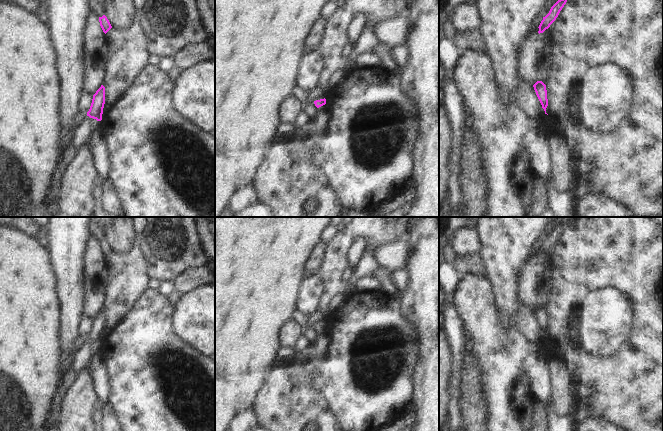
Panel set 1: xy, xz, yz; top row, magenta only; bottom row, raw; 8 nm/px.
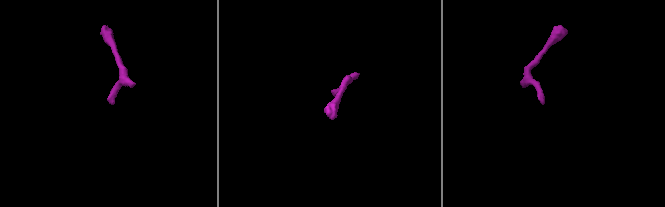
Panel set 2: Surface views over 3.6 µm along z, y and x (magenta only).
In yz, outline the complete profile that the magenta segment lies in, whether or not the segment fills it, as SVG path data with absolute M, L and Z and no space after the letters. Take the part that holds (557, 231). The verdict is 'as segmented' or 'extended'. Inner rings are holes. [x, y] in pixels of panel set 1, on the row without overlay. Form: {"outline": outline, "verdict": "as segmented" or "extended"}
{"outline": "M569 222L560 223L551 231L549 237L545 241L543 241L543 244L541 245L538 251L539 258L543 257L546 253L548 253L550 249L556 244L556 242L558 241L560 235L564 231L568 223Z", "verdict": "as segmented"}

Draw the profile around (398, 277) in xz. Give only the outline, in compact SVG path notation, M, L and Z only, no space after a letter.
M396 269L393 271L390 271L390 281L395 286L395 288L400 291L401 293L405 290L407 281L408 281L408 275L404 269Z

